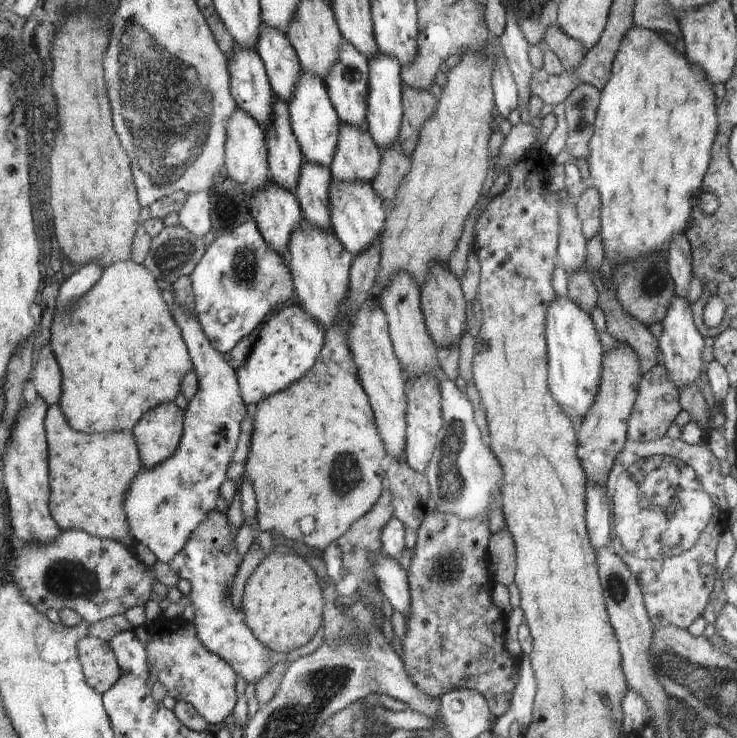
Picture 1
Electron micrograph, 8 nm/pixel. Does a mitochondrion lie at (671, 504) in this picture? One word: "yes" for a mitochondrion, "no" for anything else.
yes

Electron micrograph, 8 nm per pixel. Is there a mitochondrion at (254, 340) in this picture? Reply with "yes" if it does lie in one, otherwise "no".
no

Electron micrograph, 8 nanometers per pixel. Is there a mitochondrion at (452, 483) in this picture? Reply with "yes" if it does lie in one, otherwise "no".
yes

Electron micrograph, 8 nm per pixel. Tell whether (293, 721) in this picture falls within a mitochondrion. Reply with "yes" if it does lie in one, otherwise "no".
yes

